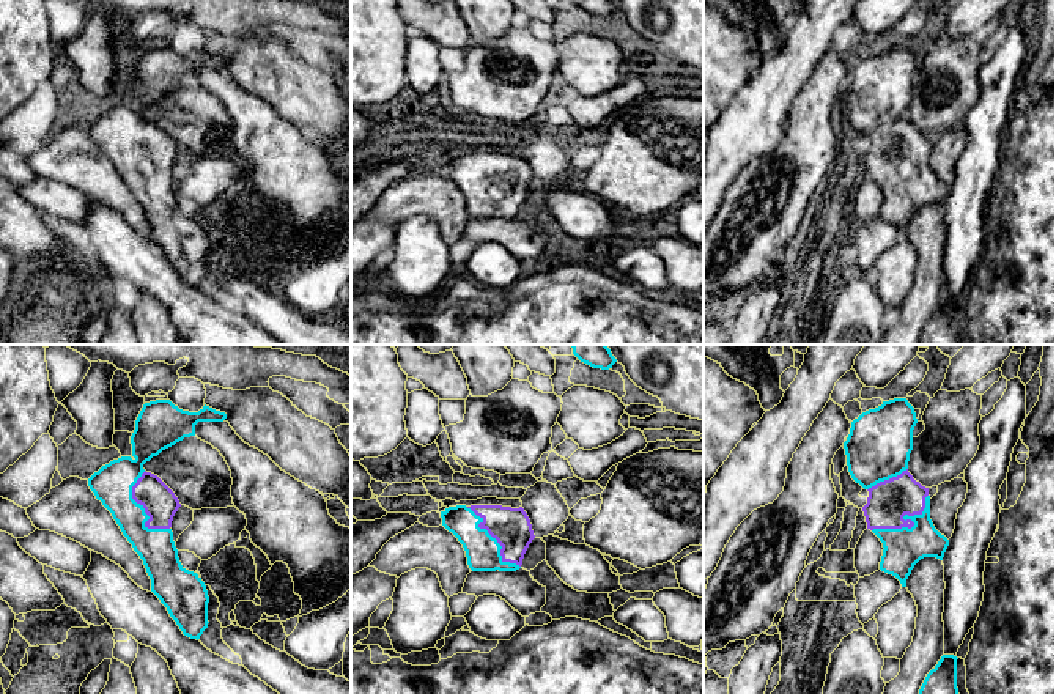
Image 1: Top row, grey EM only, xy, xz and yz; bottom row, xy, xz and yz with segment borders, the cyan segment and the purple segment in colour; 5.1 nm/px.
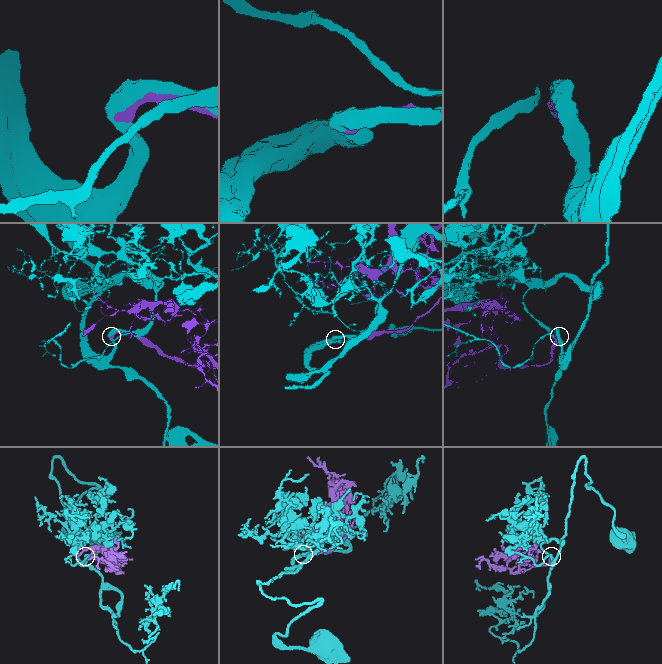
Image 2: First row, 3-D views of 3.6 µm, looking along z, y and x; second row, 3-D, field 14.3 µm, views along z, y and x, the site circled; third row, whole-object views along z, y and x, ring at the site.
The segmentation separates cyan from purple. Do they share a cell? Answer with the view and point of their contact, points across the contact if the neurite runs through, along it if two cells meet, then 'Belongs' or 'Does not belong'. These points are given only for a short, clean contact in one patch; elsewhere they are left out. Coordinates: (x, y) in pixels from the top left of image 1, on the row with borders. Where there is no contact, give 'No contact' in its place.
Touches cyan at yz (912, 527). Belongs

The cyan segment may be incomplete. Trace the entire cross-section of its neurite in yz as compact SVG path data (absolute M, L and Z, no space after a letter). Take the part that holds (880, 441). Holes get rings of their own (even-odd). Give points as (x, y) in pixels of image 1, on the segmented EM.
M894 398L855 419L844 442L851 478L869 491L862 511L867 529L880 538L884 548L880 570L895 576L902 587L906 587L906 579L921 559L936 557L943 560L949 546L949 540L935 529L930 519L929 488L916 482L908 472L916 423L916 412L908 400Z

